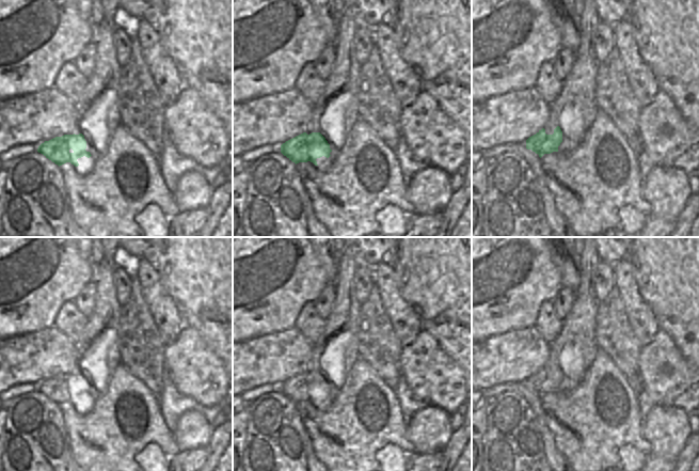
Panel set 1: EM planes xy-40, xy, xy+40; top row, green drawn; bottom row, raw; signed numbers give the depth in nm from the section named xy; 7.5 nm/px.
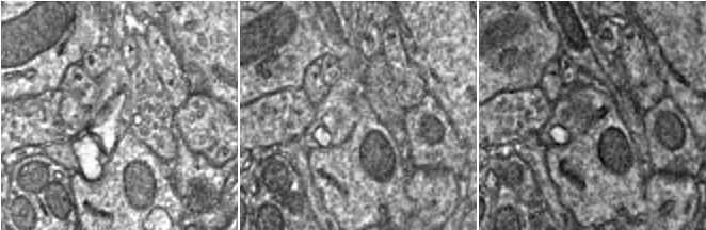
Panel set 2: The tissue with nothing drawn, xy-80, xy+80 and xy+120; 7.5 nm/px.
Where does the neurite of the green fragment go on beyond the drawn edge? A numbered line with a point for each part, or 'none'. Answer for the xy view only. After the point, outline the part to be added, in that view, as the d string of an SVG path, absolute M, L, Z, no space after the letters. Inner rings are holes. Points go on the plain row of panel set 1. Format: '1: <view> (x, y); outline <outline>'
1: xy (336, 350); outline M348 246L338 261L338 270L334 279L336 298L332 311L325 319L325 326L321 336L313 344L313 358L306 371L320 372L332 390L338 390L345 383L345 379L351 366L358 360L358 317L360 315L361 302L355 296L353 274L360 264L360 255L355 246Z

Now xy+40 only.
1: xy+40 (574, 348); outline M584 237L575 300L562 320L558 336L550 344L550 358L543 366L546 374L553 374L554 368L560 366L562 381L558 391L570 391L582 380L599 348L594 336L600 303L594 294L594 270L598 264L594 238Z

